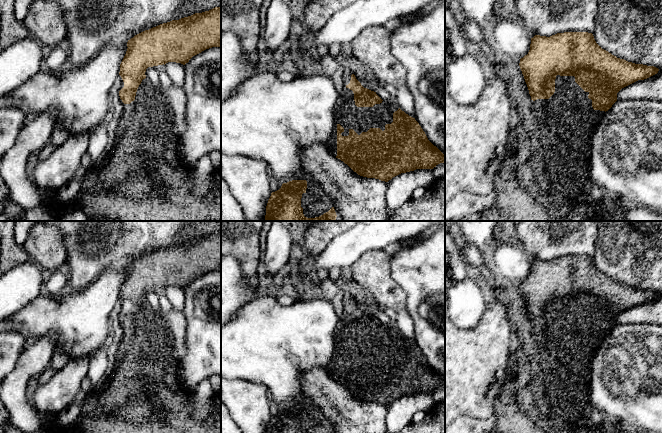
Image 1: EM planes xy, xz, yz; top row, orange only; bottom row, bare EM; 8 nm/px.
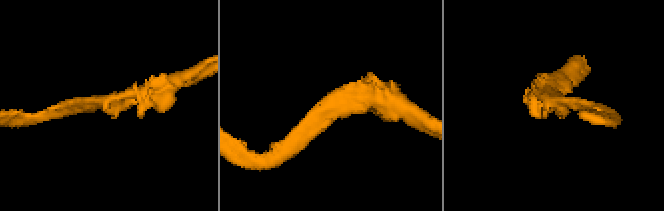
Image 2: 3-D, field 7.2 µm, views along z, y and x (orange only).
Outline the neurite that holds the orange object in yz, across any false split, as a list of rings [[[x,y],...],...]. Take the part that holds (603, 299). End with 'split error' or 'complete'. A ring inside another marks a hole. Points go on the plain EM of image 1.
[[[564,256],[550,261],[535,259],[531,262],[528,278],[520,283],[519,290],[531,324],[536,327],[520,353],[557,358],[541,383],[543,388],[556,389],[556,402],[544,404],[542,429],[564,433],[567,409],[582,406],[585,411],[590,411],[591,364],[599,345],[617,325],[617,317],[638,304],[657,298],[659,293],[617,282],[602,273],[593,258],[588,256]]] | split error

